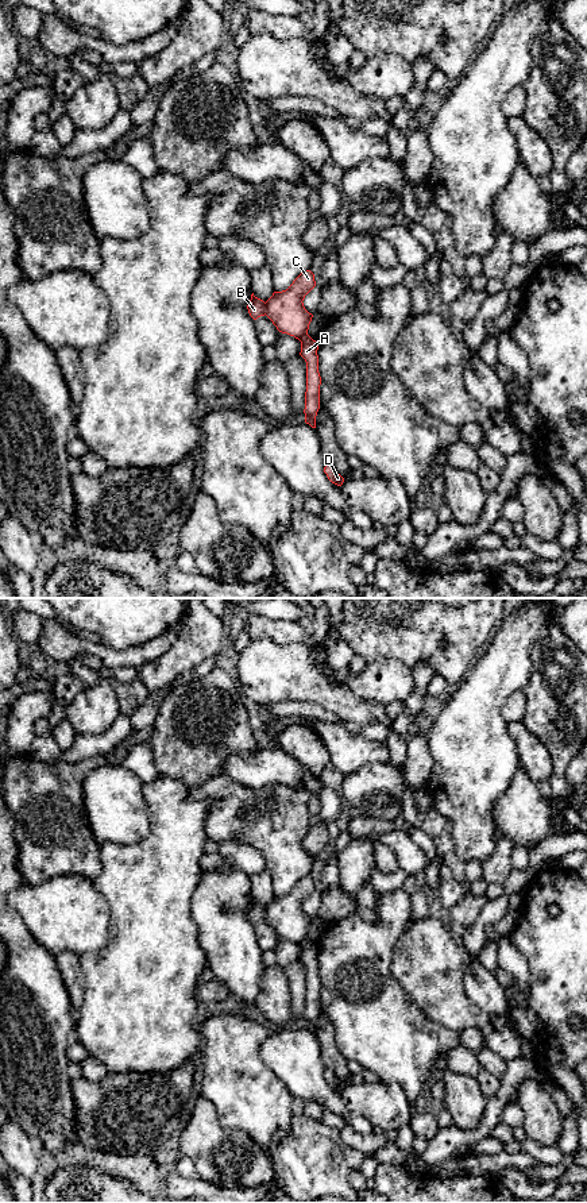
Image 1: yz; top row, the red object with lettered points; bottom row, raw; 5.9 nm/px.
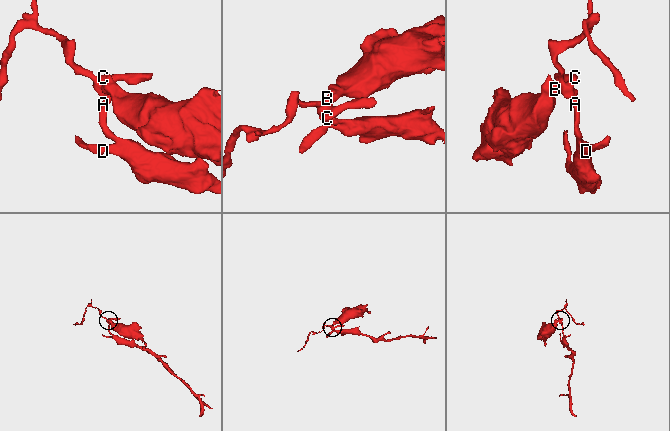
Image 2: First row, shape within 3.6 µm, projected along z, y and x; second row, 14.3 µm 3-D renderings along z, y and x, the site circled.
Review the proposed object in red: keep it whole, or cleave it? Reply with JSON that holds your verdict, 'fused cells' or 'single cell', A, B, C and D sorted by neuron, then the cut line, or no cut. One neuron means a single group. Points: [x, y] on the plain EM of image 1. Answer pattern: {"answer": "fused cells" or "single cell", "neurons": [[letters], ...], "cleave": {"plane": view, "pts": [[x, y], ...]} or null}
{"answer": "fused cells", "neurons": [["A", "C", "D"], ["B"]], "cleave": {"plane": "yz", "pts": [[265, 907], [266, 918]]}}

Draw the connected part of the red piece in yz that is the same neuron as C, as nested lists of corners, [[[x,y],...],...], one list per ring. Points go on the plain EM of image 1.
[[[302,876],[293,888],[282,897],[274,897],[266,906],[266,921],[282,938],[301,946],[300,960],[306,967],[305,1027],[316,1033],[316,1021],[320,1014],[318,949],[308,940],[313,919],[304,911],[305,901],[316,891],[314,879]]]

